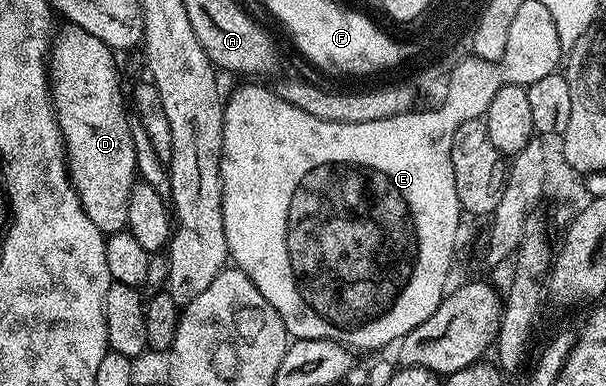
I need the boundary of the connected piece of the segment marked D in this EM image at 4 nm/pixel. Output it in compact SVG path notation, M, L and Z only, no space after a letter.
M70 23L64 24L56 32L49 54L51 96L55 103L55 118L59 121L63 145L67 148L67 171L71 174L71 185L77 191L89 220L104 235L126 230L129 191L137 180L129 109L128 106L127 109L123 106L123 85L119 82L119 65L115 62L115 57L113 50L101 43L97 35L89 35L89 31Z

